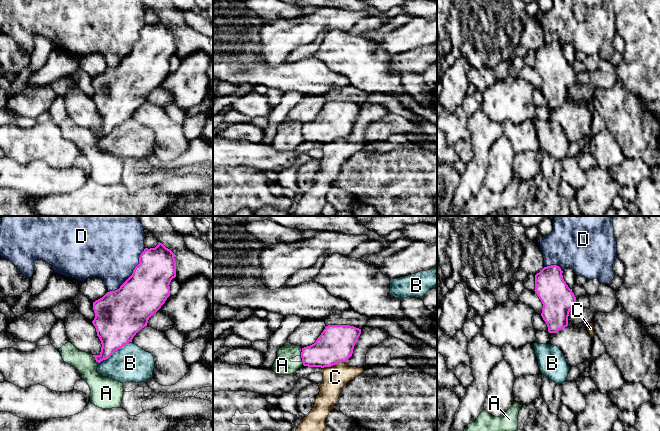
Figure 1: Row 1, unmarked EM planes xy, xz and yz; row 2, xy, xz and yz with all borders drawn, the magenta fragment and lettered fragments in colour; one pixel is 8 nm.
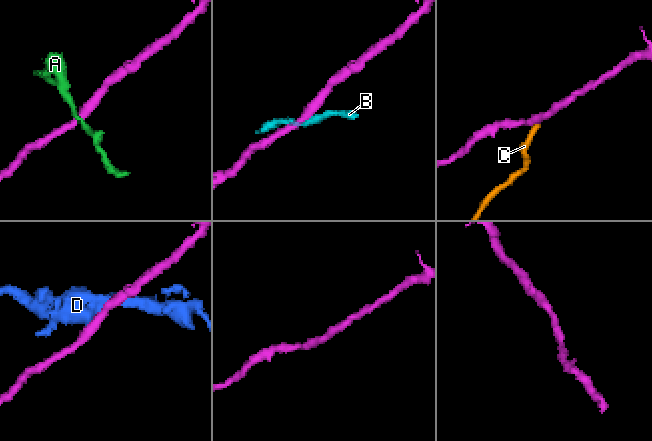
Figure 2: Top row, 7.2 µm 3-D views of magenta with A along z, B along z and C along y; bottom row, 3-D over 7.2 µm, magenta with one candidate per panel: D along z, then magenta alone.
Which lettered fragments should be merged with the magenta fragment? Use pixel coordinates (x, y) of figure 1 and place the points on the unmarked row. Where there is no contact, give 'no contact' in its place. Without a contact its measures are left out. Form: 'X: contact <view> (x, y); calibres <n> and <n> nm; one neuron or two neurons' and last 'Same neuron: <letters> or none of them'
A: contact xy (95, 135); calibres 240 and 200 nm; two neurons
B: contact xy (115, 126); calibres 360 and 300 nm; two neurons
C: contact xz (333, 140); calibres 280 and 190 nm; two neurons
D: contact xy (132, 49); calibres 360 and 460 nm; two neurons
Same neuron: none of them

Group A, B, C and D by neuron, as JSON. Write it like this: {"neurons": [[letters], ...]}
{"neurons": [["A"], ["B"], ["C"], ["D"]]}

